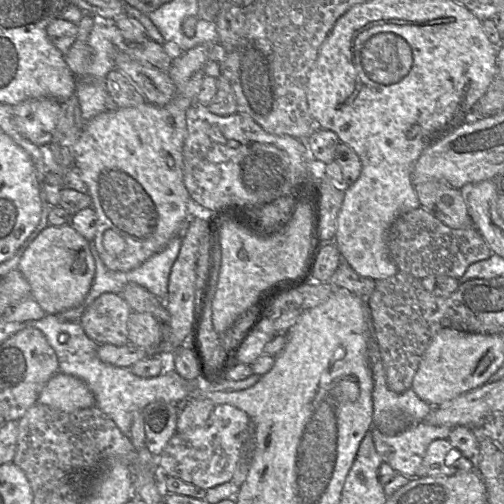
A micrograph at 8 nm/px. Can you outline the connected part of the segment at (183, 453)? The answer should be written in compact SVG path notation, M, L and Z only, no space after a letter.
M217 404L206 423L186 432L176 432L159 457L156 457L167 476L179 478L204 490L229 482L239 457L241 434L250 421L243 410L230 404Z

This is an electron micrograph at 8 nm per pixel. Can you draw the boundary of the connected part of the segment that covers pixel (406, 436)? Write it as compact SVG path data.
M422 421L395 435L386 435L375 427L372 427L371 431L375 449L382 462L389 464L397 473L407 477L417 477L417 471L429 444L436 439L447 439L450 430L451 428L446 426L433 426Z

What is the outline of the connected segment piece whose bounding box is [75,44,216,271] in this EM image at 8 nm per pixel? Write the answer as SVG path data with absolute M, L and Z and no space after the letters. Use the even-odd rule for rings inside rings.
M202 44L184 52L179 58L174 59L167 73L176 86L176 94L167 104L159 106L145 101L144 103L137 106L117 108L113 111L104 111L84 123L82 131L75 144L75 166L77 166L81 171L82 179L89 189L88 194L92 198L92 207L95 209L97 214L97 228L94 237L95 246L100 258L102 259L106 267L110 270L129 271L138 267L151 256L161 251L174 236L182 235L188 223L188 220L190 218L190 196L185 187L183 176L183 146L187 135L186 112L187 109L195 102L199 85L202 82L203 77L205 76L204 69L207 62L215 57L216 46L213 44ZM108 229L114 230L125 240L125 249L119 255L113 256L109 254L104 247L103 236L104 232Z

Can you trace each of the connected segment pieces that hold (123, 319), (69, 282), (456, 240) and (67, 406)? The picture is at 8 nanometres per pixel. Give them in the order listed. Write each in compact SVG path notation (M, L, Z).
M103 293L84 311L79 323L86 335L98 344L129 344L128 318L132 310L117 293Z
M69 222L43 229L23 252L18 270L31 287L31 297L46 314L57 315L83 303L93 283L95 261L89 241Z
M422 206L399 215L387 234L390 255L399 271L422 279L431 275L444 275L459 279L473 263L486 260L492 250L474 225L454 229Z
M59 371L45 384L37 403L73 412L95 406L95 397L82 380Z

